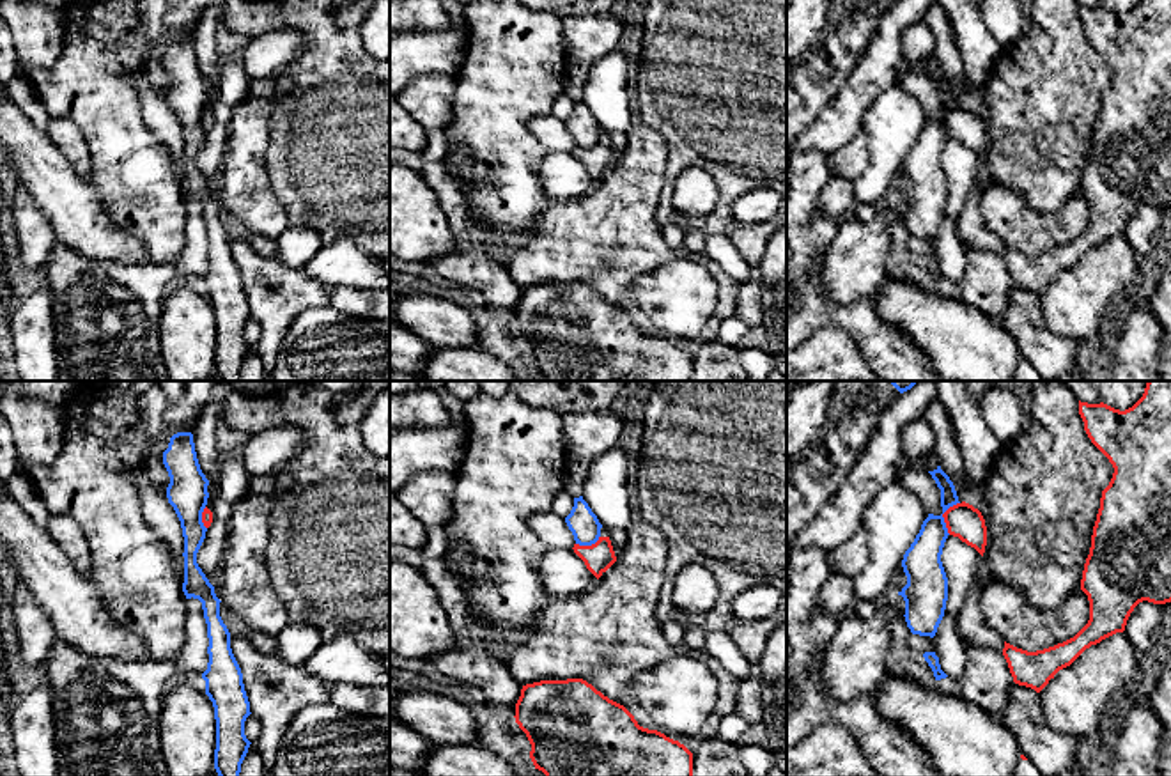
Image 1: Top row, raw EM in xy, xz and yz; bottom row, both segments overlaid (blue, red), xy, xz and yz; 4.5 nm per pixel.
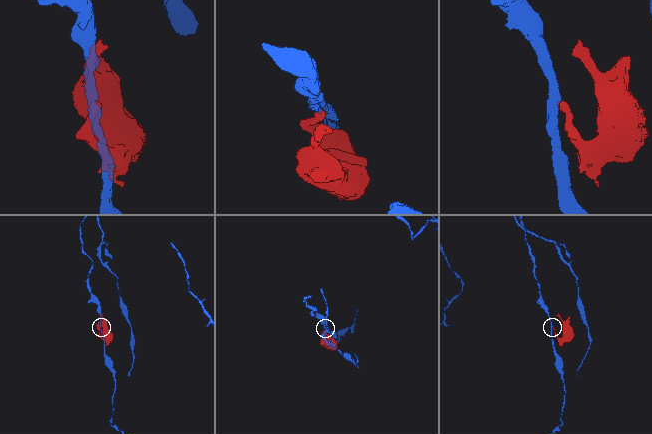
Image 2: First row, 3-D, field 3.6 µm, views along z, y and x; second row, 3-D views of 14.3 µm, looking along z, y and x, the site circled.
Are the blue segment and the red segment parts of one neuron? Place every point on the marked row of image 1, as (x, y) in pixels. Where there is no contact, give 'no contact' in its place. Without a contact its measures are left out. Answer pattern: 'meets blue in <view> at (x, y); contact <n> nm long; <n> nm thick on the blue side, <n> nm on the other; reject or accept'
meets blue in yz at (941, 516); contact 160 nm long; 180 nm thick on the blue side, 160 nm on the other; reject

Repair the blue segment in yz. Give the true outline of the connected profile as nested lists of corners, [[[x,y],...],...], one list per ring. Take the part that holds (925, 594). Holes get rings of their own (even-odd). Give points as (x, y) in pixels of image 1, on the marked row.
[[[928,514],[903,555],[902,567],[907,585],[898,595],[905,601],[903,617],[912,634],[934,638],[944,617],[948,578],[941,555],[948,535],[942,514]]]

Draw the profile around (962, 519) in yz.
[[[962,501],[950,507],[942,517],[950,535],[958,537],[983,556],[987,546],[987,526],[978,508]]]

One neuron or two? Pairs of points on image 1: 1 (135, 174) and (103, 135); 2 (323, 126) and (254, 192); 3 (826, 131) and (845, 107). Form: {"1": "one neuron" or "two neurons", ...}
{"1": "one neuron", "2": "two neurons", "3": "one neuron"}

